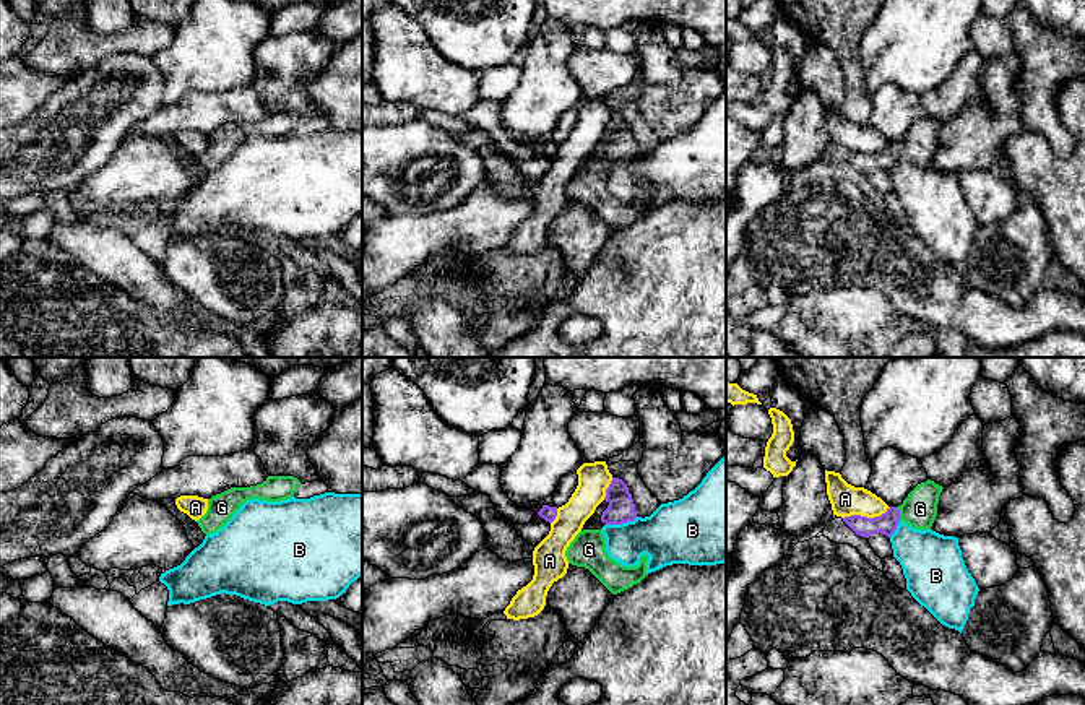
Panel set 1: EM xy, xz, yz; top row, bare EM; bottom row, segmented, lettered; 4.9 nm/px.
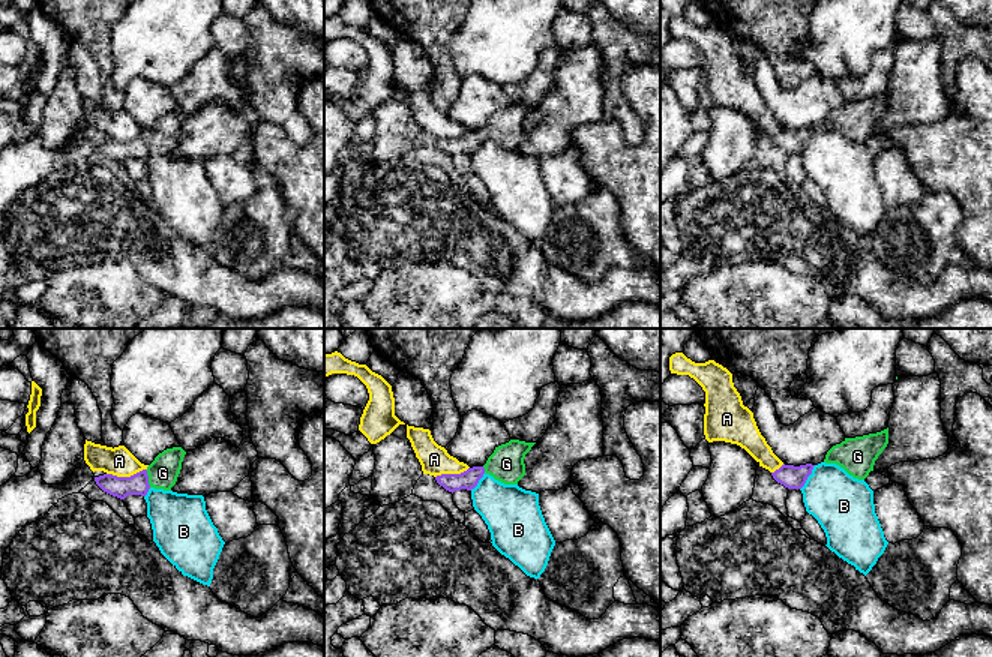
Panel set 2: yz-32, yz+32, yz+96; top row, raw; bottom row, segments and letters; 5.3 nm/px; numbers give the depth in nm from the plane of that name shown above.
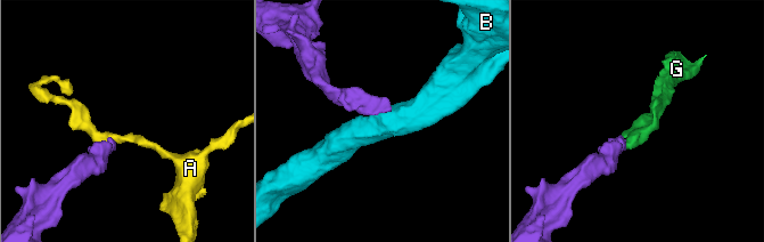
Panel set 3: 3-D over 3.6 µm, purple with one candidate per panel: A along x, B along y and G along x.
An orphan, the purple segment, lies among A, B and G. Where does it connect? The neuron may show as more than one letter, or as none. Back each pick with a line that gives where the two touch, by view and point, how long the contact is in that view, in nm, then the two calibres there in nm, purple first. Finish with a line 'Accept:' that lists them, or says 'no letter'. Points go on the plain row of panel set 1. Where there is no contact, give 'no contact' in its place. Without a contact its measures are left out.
G: contact yz (899, 150); length 70 nm; calibres 100 and 180 nm
Accept: G

